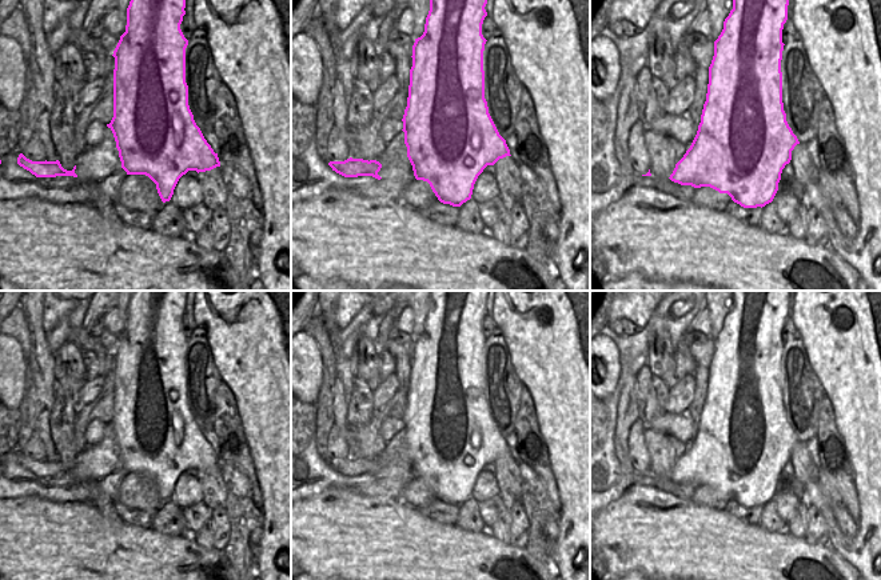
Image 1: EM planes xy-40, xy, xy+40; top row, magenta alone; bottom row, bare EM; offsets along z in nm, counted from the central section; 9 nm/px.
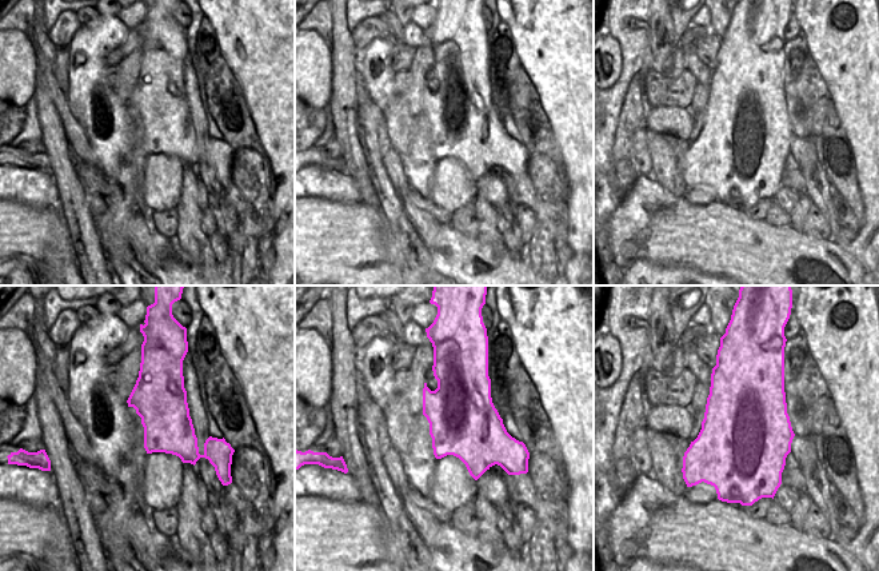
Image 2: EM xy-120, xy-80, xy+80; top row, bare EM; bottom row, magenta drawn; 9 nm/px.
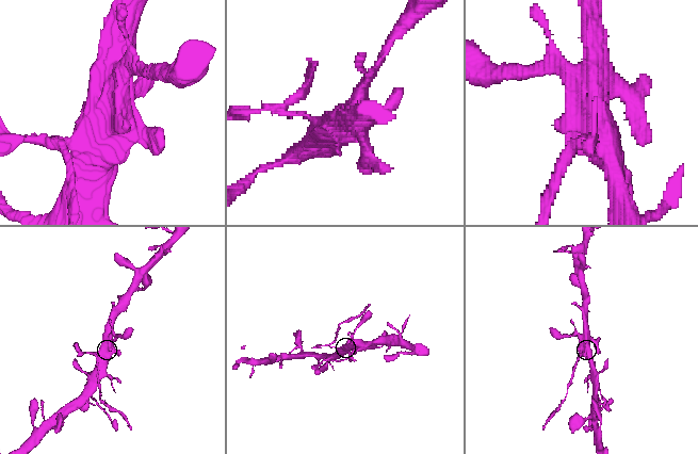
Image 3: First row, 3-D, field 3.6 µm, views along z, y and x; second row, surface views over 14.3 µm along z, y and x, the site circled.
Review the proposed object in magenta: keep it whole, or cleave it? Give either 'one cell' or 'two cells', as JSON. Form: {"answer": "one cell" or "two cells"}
{"answer": "two cells"}

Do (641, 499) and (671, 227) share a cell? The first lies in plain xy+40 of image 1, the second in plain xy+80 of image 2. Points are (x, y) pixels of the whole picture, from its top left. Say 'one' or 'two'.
one

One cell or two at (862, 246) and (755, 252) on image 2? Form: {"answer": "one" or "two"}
{"answer": "two"}

